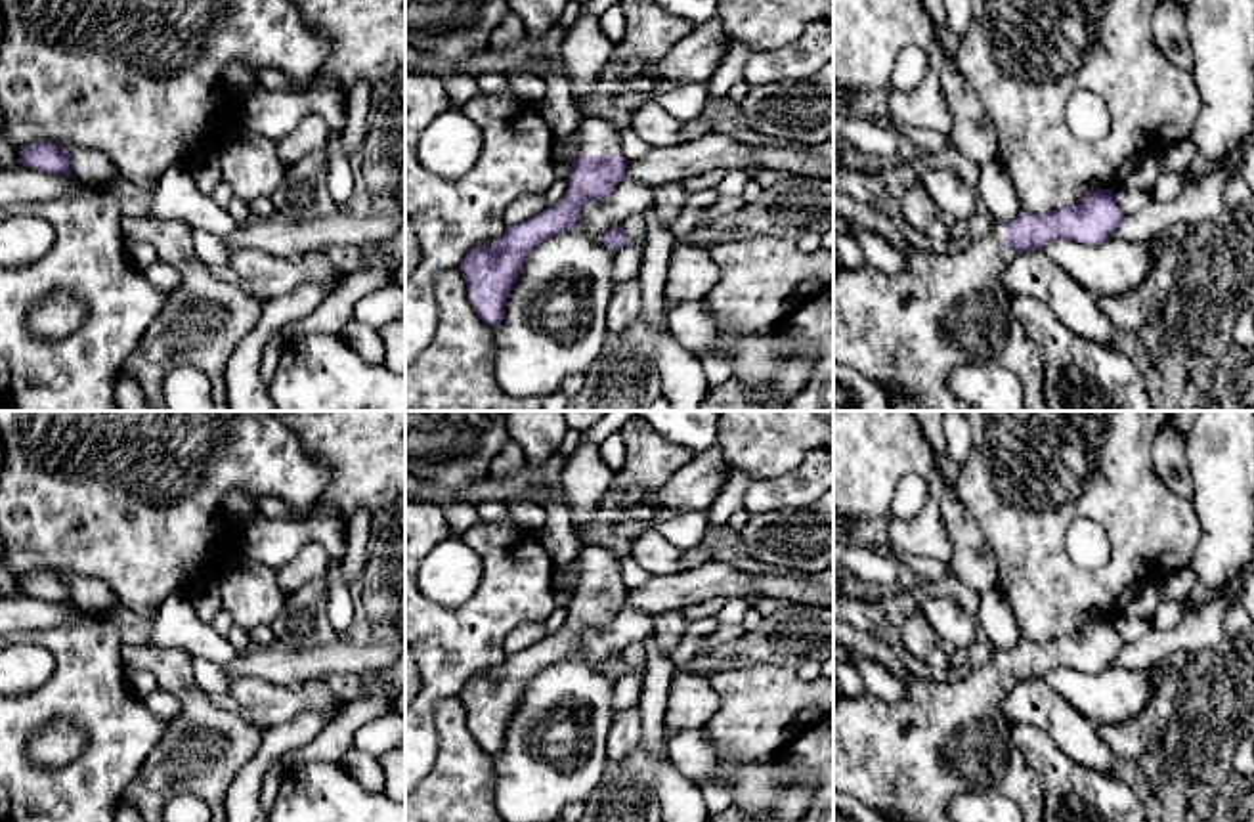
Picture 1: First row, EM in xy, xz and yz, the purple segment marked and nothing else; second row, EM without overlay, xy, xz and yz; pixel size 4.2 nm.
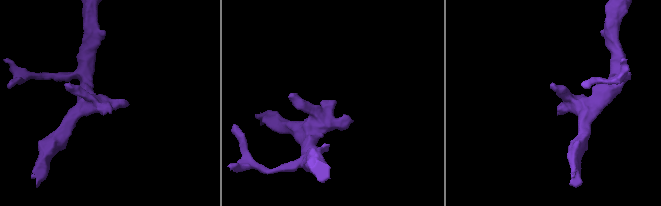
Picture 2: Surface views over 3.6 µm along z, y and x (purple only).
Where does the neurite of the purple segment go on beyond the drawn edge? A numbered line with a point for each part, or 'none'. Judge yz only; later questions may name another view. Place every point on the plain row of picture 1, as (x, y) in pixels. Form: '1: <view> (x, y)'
1: yz (910, 757)

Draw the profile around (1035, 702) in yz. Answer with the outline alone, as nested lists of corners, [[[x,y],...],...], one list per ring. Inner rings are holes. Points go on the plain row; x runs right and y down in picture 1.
[[[1044,679],[1017,682],[1002,702],[1009,723],[1042,728],[1076,763],[1113,774],[1113,749],[1099,738],[1097,726],[1069,705]]]

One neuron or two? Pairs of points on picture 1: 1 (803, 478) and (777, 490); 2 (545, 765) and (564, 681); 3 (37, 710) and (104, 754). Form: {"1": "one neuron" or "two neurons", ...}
{"1": "one neuron", "2": "one neuron", "3": "one neuron"}

